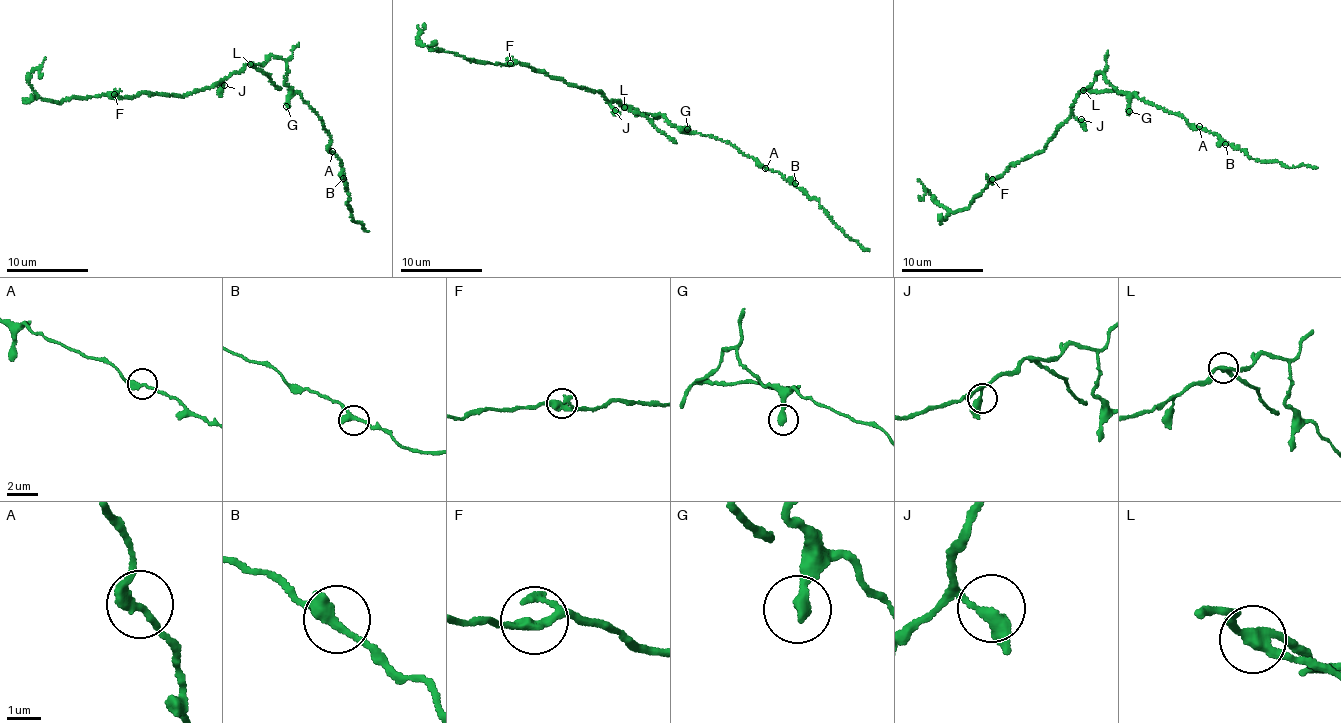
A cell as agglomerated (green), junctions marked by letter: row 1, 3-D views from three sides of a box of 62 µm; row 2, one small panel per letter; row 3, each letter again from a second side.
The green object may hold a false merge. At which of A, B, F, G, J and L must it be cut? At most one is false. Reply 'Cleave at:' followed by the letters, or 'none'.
Cleave at: L

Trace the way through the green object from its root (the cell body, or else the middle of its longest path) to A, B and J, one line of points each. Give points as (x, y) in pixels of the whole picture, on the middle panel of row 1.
A: (621, 106), (636, 108), (640, 114), (660, 114), (685, 131), (716, 137), (765, 167)
B: (621, 106), (636, 108), (640, 114), (660, 114), (685, 131), (716, 137), (795, 183)
J: (621, 106), (612, 100), (609, 105), (615, 110)

